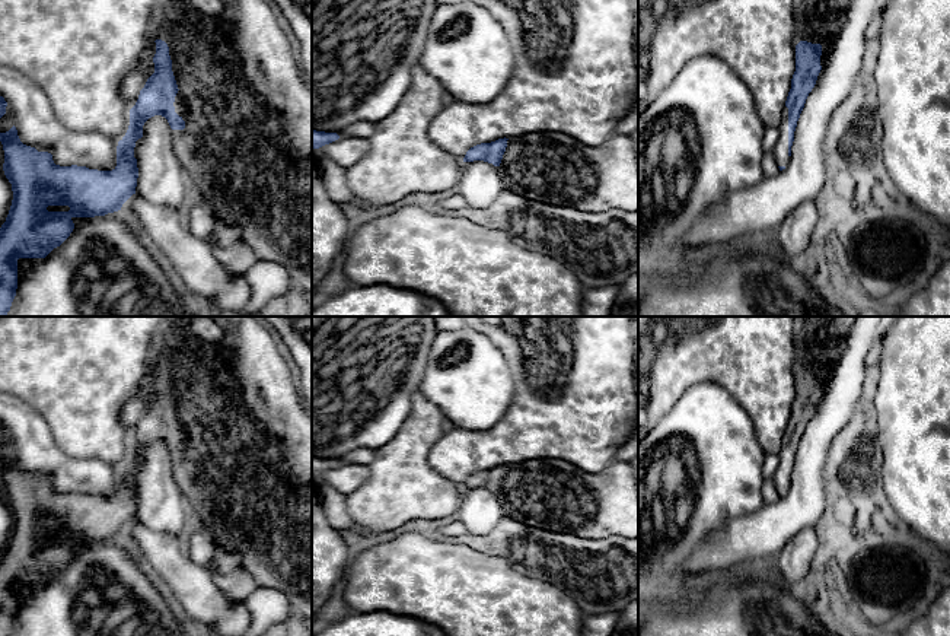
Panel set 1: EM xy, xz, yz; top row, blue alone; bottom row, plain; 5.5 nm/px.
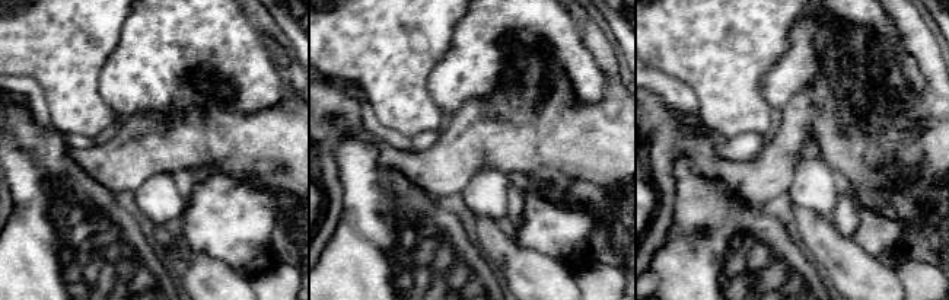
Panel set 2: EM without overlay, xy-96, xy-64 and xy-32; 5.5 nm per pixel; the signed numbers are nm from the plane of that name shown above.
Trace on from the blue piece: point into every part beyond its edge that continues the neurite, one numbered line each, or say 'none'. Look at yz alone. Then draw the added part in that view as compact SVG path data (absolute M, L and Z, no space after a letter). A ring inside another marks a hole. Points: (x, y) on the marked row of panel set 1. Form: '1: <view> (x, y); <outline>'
1: yz (816, 21); M797 0L793 45L800 41L822 45L820 66L823 67L832 41L847 22L851 0Z

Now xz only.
1: xz (547, 167); M557 131L510 137L497 168L504 190L530 201L574 207L587 213L606 210L638 212L637 136L613 133L600 146L589 146Z

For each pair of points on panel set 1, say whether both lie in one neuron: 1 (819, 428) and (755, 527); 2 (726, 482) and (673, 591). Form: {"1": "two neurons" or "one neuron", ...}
{"1": "one neuron", "2": "one neuron"}

